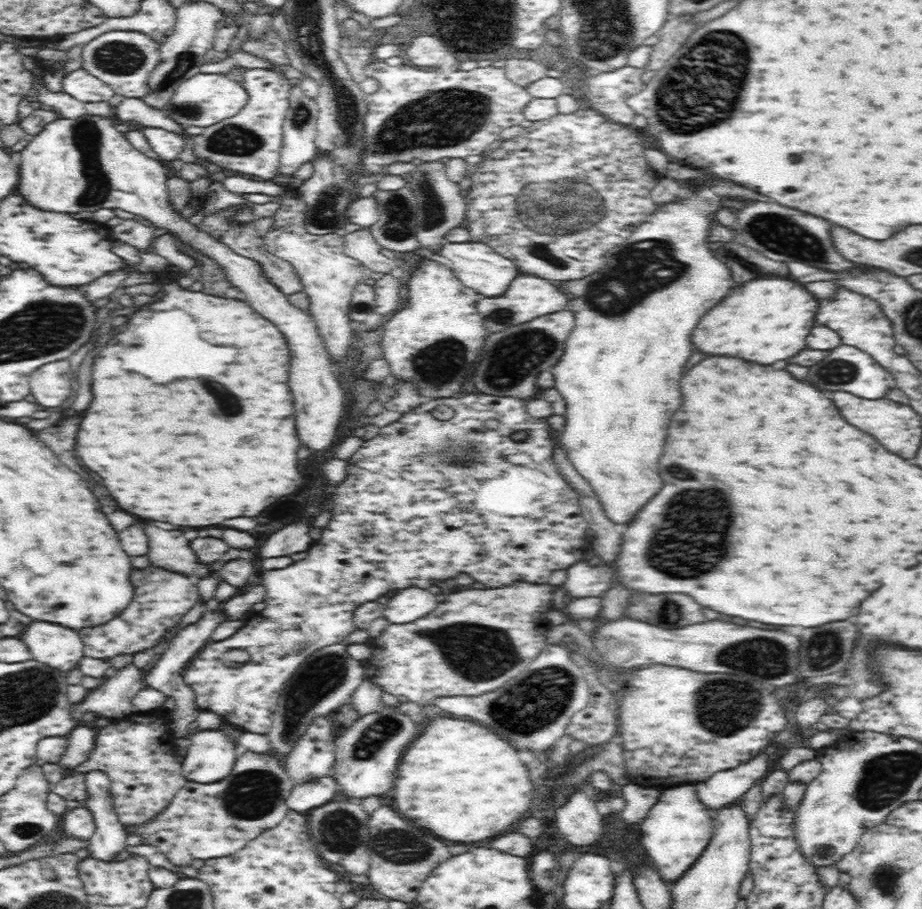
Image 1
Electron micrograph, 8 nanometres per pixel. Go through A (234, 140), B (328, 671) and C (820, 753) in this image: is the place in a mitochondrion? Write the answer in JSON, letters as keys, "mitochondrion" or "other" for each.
{"A":"mitochondrion","B":"mitochondrion","C":"other"}

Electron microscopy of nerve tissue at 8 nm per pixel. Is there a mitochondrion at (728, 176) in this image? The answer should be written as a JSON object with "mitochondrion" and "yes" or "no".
{"mitochondrion":"no"}

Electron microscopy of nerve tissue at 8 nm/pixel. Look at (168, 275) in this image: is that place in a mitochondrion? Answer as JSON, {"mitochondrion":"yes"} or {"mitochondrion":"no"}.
{"mitochondrion":"no"}

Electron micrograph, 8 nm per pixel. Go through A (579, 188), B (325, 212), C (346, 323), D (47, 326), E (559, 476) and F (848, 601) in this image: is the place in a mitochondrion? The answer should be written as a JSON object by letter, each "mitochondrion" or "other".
{"A":"mitochondrion","B":"mitochondrion","C":"other","D":"mitochondrion","E":"other","F":"other"}

